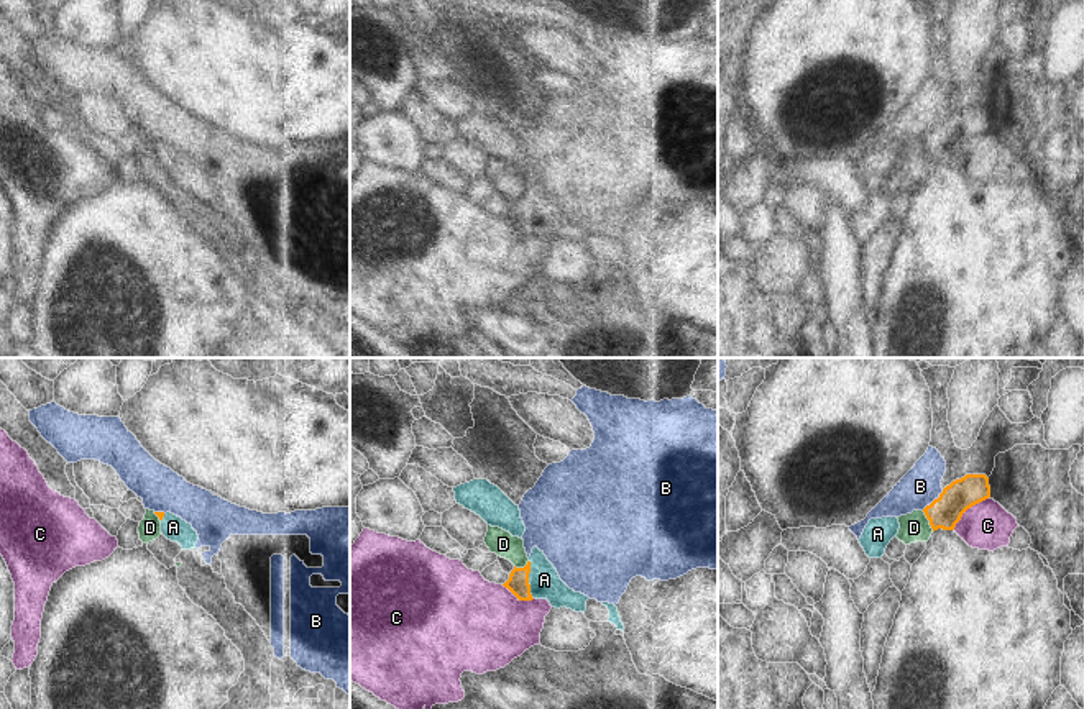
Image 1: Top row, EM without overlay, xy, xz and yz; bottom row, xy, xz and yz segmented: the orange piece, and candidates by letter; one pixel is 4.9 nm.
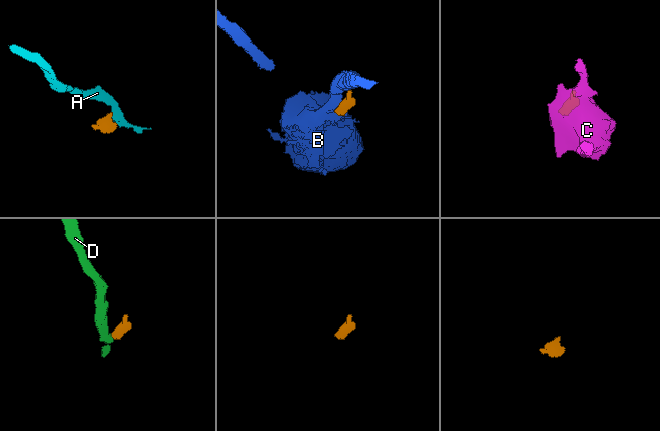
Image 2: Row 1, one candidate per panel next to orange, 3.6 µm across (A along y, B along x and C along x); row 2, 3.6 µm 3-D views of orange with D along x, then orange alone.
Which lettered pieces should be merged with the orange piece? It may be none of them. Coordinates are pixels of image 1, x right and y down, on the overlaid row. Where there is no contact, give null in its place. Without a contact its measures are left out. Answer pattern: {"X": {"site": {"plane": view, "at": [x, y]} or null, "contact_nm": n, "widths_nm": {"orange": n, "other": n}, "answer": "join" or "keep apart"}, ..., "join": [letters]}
{"A": {"site": {"plane": "xz", "at": [528, 580]}, "contact_nm": 190, "widths_nm": {"orange": 110, "other": 150}, "answer": "join"}, "B": {"site": {"plane": "yz", "at": [935, 499]}, "contact_nm": 150, "widths_nm": {"orange": 160, "other": 190}, "answer": "keep apart"}, "C": {"site": {"plane": "yz", "at": [968, 507]}, "contact_nm": 240, "widths_nm": {"orange": 160, "other": 240}, "answer": "keep apart"}, "D": {"site": {"plane": "yz", "at": [928, 519]}, "contact_nm": 120, "widths_nm": {"orange": 160, "other": 140}, "answer": "keep apart"}, "join": ["A"]}

